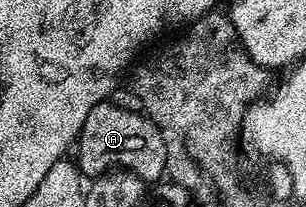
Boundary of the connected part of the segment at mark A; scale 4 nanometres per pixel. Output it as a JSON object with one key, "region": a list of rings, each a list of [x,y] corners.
{"region":[[[103,103],[88,111],[84,127],[76,142],[76,165],[87,178],[93,179],[117,168],[134,173],[144,183],[158,183],[166,173],[166,148],[158,126],[142,113],[124,111],[112,103]]]}

